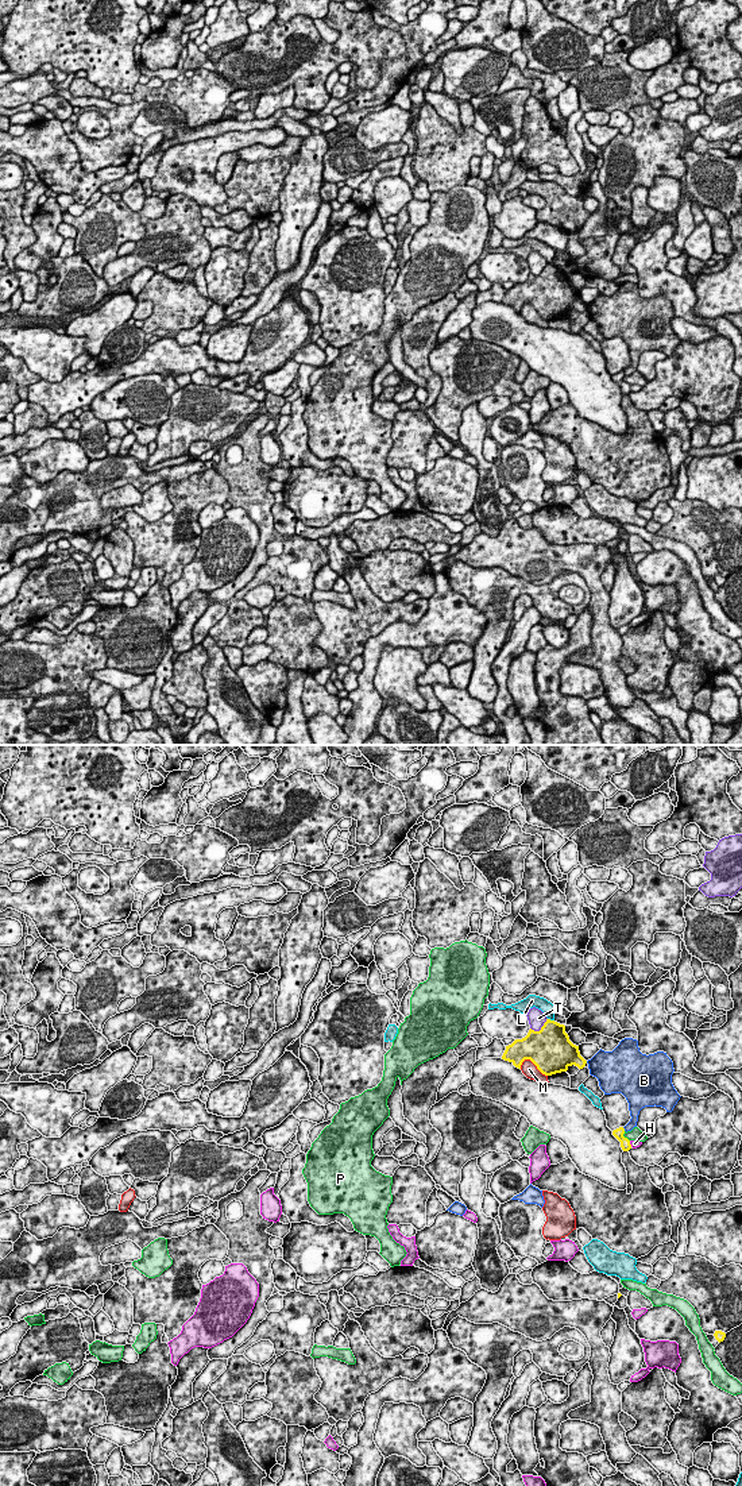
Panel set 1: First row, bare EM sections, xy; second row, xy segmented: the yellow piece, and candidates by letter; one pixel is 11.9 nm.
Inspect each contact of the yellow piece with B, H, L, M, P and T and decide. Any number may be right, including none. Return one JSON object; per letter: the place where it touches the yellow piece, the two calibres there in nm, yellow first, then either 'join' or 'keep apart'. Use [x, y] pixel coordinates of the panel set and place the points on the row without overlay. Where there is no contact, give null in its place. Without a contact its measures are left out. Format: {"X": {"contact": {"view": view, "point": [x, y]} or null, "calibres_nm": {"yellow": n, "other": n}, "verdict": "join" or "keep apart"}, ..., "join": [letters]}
{"B": {"contact": {"view": "xy", "point": [623, 373]}, "calibres_nm": {"yellow": 130, "other": 130}, "verdict": "keep apart"}, "H": {"contact": {"view": "xy", "point": [629, 388]}, "calibres_nm": {"yellow": 130, "other": 100}, "verdict": "keep apart"}, "L": {"contact": {"view": "xy", "point": [549, 263]}, "calibres_nm": {"yellow": 380, "other": 160}, "verdict": "keep apart"}, "M": {"contact": {"view": "xy", "point": [533, 307]}, "calibres_nm": {"yellow": 500, "other": 180}, "verdict": "keep apart"}, "P": {"contact": {"view": "xy", "point": [623, 381]}, "calibres_nm": {"yellow": 130, "other": 160}, "verdict": "keep apart"}, "T": {"contact": {"view": "xy", "point": [541, 273]}, "calibres_nm": {"yellow": 480, "other": 200}, "verdict": "keep apart"}, "join": []}

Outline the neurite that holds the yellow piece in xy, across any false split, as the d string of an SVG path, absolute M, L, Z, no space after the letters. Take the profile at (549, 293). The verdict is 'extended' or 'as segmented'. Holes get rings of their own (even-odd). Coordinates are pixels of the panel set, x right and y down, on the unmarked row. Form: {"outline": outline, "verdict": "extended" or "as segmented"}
{"outline": "M546 263L540 275L530 273L525 282L506 290L502 304L518 313L525 304L530 304L545 320L567 316L572 309L583 313L587 308L579 290L569 285L565 270L550 263Z", "verdict": "as segmented"}

